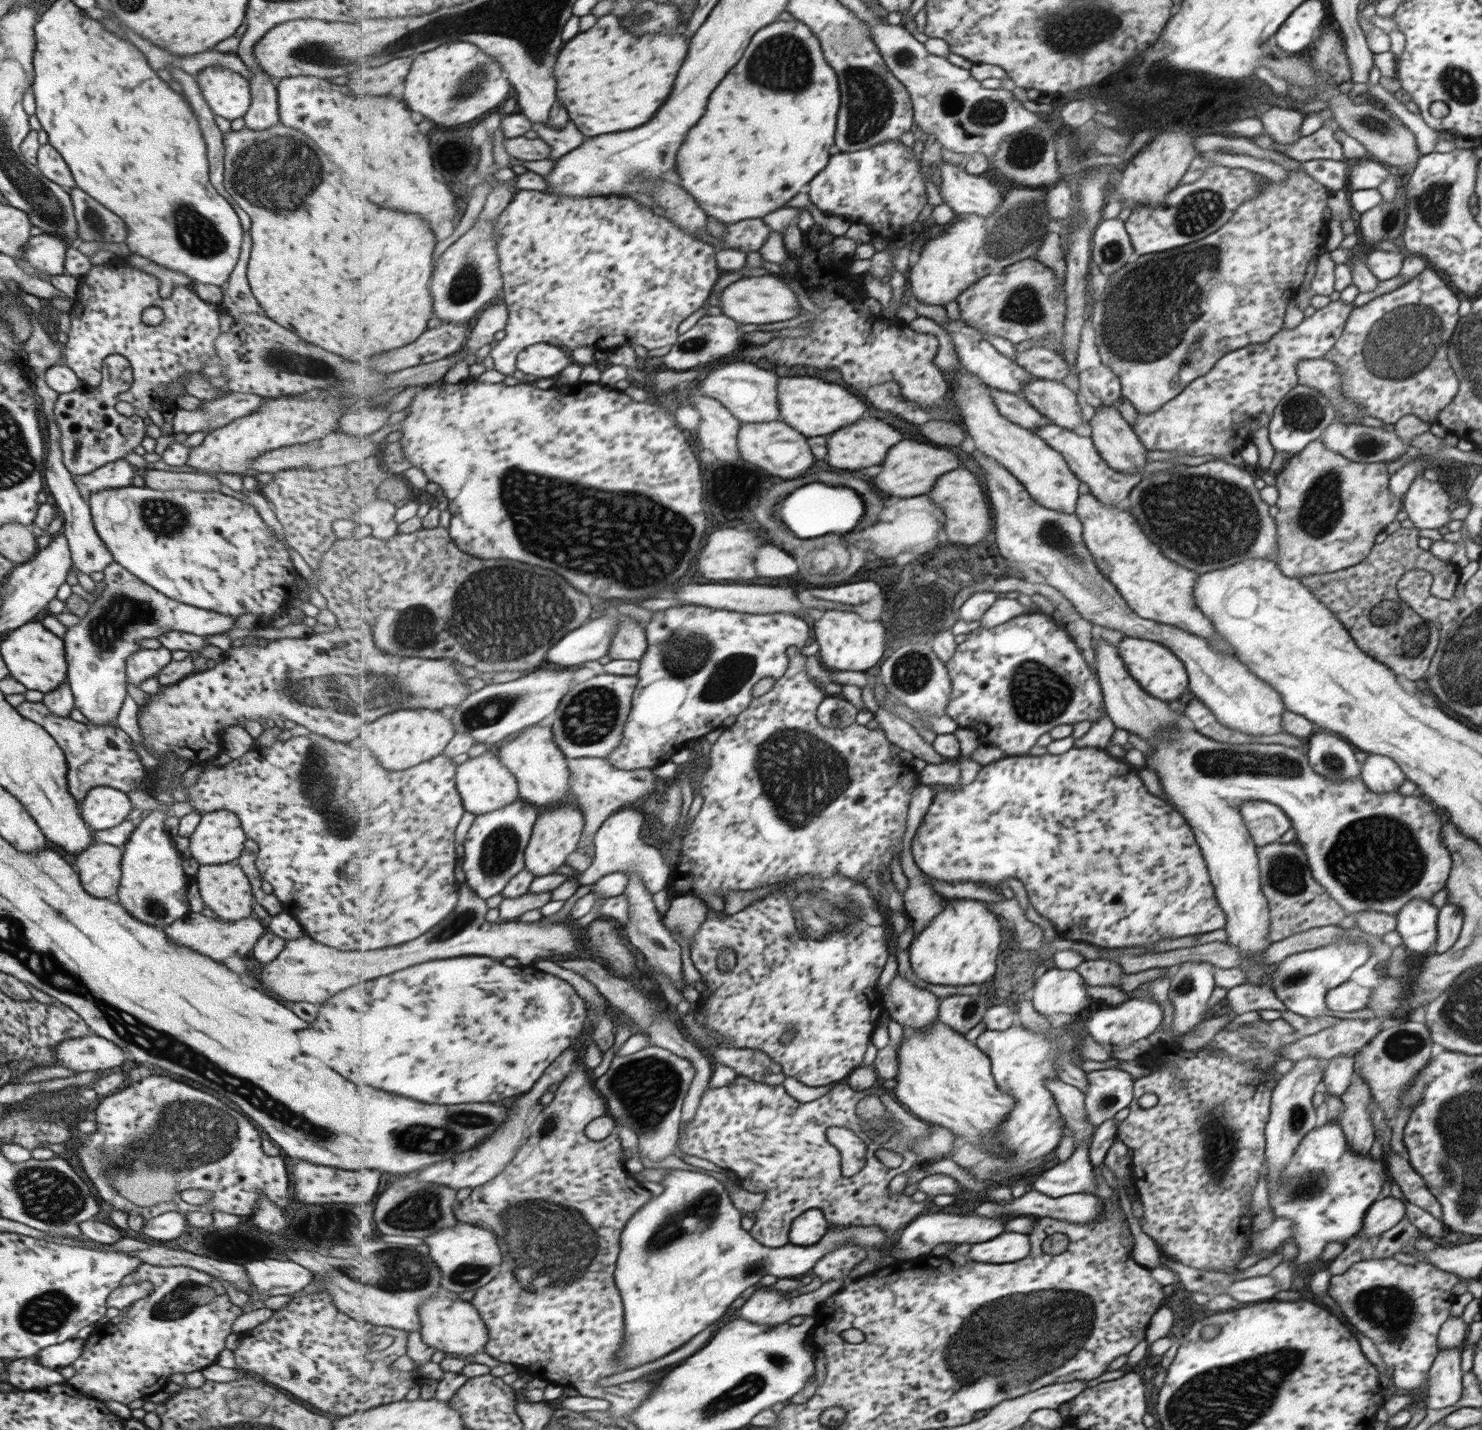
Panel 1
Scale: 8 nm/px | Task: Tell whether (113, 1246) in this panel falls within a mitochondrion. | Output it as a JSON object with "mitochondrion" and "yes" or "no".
{"mitochondrion":"no"}

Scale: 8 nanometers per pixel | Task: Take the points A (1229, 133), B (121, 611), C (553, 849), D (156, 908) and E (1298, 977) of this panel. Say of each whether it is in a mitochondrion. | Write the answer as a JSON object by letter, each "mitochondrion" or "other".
{"A":"other","B":"mitochondrion","C":"other","D":"mitochondrion","E":"mitochondrion"}

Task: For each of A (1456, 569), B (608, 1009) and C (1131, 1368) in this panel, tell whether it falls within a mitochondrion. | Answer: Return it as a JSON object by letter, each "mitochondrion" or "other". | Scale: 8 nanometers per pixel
{"A":"other","B":"other","C":"other"}

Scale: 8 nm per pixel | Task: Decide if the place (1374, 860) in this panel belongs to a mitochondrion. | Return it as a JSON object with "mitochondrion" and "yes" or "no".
{"mitochondrion":"yes"}

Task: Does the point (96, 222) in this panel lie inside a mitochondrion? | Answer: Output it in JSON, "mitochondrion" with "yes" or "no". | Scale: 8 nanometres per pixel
{"mitochondrion":"yes"}

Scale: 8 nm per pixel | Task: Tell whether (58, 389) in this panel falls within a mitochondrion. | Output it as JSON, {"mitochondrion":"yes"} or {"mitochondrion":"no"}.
{"mitochondrion":"no"}

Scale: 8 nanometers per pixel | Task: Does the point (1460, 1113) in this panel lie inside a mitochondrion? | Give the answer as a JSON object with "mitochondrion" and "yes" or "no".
{"mitochondrion":"yes"}

